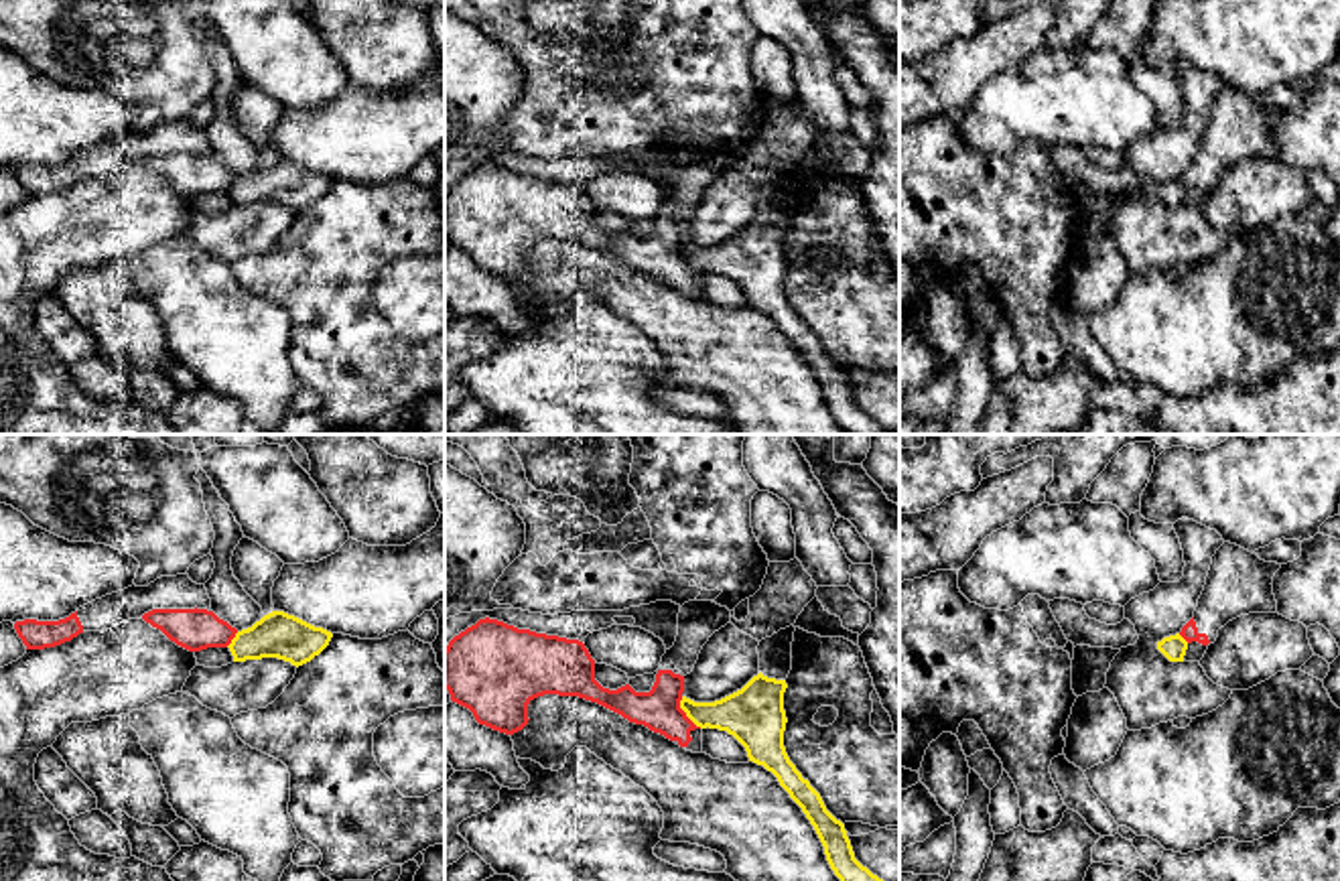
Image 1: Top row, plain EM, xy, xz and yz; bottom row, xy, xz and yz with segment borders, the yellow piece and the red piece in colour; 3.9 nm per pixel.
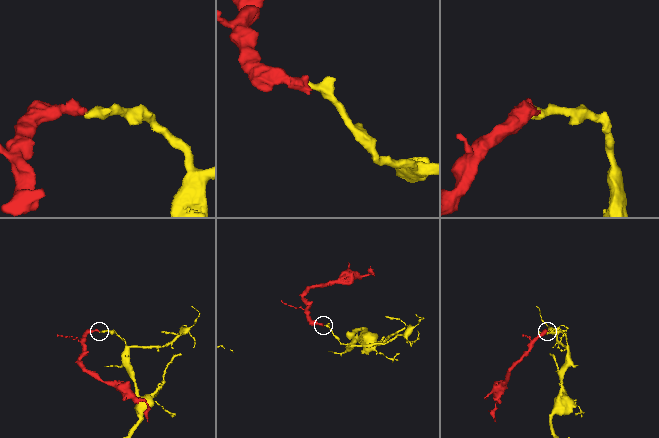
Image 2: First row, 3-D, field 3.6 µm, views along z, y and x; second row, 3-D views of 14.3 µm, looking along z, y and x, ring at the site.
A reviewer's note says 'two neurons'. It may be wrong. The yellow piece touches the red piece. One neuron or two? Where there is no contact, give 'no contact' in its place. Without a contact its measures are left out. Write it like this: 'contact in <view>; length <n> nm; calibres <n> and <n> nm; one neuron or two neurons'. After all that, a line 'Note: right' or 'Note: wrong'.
contact in xz; length 150 nm; calibres 200 and 160 nm; two neurons
Note: right

